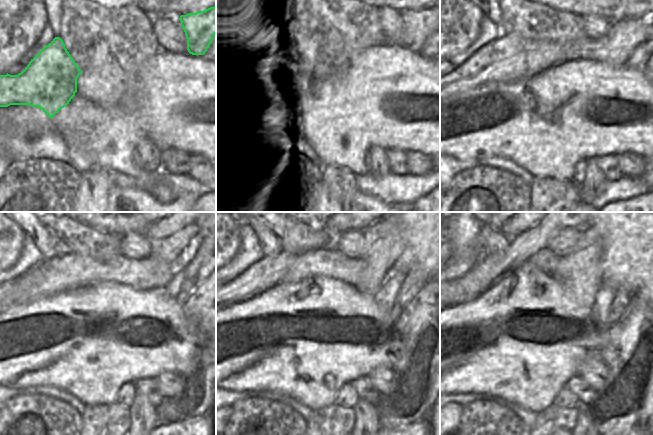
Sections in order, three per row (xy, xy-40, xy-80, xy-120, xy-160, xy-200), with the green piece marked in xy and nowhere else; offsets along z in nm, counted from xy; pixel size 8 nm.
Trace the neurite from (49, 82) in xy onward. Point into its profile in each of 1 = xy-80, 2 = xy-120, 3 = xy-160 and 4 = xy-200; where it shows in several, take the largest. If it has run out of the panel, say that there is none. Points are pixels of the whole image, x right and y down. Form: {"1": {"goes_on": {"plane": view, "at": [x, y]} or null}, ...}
{"1": {"goes_on": {"plane": "xy-80", "at": [511, 57]}}, "2": {"goes_on": {"plane": "xy-120", "at": [169, 257]}}, "3": {"goes_on": {"plane": "xy-160", "at": [368, 275]}}, "4": {"goes_on": {"plane": "xy-200", "at": [545, 260]}}}

